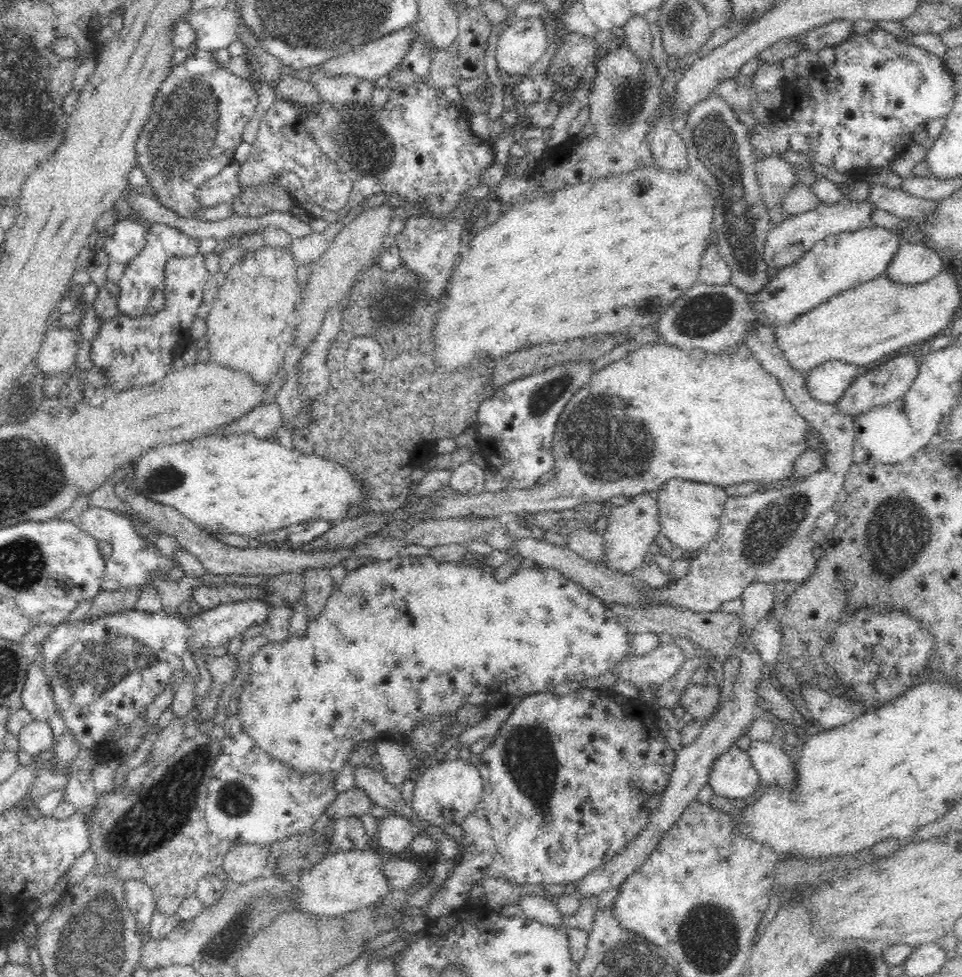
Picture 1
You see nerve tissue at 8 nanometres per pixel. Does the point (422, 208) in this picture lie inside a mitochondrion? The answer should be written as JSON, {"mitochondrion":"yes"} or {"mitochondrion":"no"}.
{"mitochondrion":"no"}

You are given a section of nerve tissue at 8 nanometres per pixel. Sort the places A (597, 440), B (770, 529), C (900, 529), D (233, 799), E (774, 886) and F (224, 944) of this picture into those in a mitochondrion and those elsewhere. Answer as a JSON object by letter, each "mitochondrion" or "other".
{"A":"mitochondrion","B":"mitochondrion","C":"mitochondrion","D":"mitochondrion","E":"other","F":"mitochondrion"}

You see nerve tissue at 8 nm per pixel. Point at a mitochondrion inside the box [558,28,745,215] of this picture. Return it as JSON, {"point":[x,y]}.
{"point":[630,97]}

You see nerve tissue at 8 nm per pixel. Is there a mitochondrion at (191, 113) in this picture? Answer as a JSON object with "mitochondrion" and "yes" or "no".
{"mitochondrion":"yes"}

